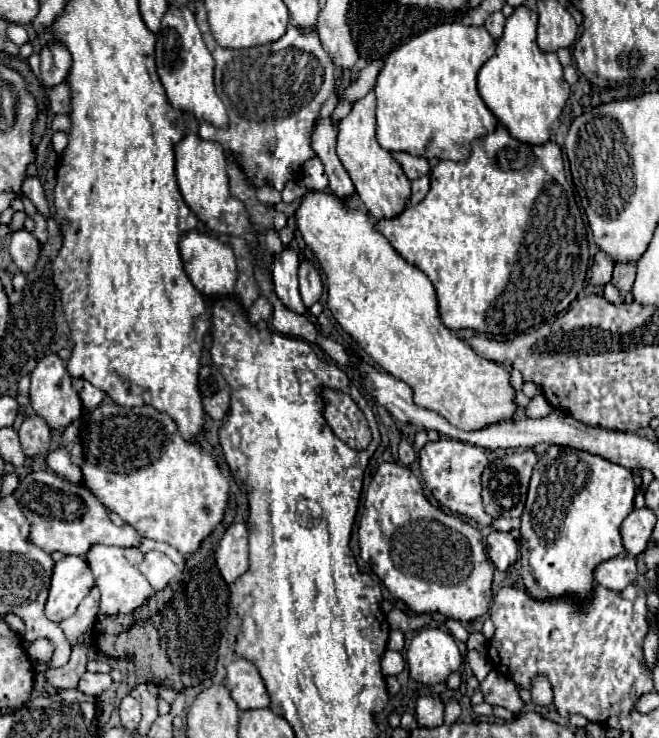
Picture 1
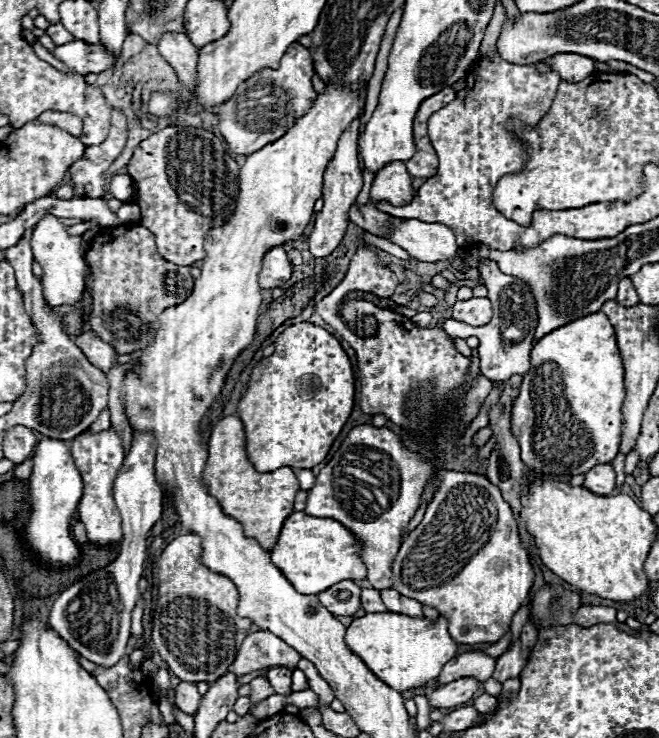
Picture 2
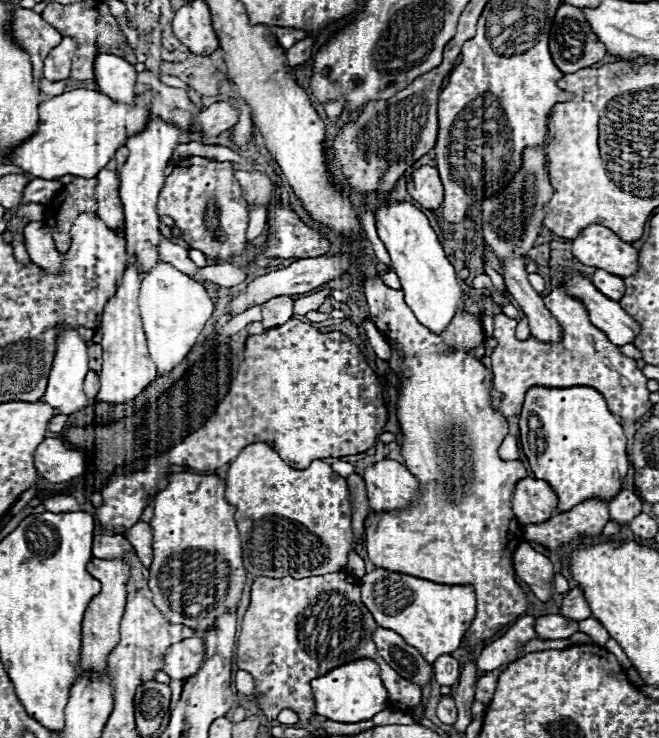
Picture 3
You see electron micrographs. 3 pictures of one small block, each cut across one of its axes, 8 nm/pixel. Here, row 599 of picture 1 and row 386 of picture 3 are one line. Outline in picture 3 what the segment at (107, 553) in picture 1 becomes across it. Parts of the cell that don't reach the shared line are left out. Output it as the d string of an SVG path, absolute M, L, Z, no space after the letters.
M136 264L126 268L122 286L116 290L114 298L108 300L104 314L102 314L102 348L104 348L104 362L102 362L102 372L100 372L100 392L96 396L98 402L108 402L112 406L126 404L134 400L138 394L144 392L144 388L150 386L150 382L156 380L156 366L148 354L146 348L146 336L142 330L142 318L140 318L140 308L138 308L138 294L140 294L140 272Z

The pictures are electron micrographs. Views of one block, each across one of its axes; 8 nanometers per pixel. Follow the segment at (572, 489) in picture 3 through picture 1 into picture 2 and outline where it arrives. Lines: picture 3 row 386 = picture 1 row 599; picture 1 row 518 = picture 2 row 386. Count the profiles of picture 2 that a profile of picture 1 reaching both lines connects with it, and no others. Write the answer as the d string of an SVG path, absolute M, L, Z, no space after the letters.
M596 312L596 314L588 314L584 318L578 318L576 322L570 322L568 326L562 326L560 330L552 330L552 334L546 334L544 338L540 338L530 354L530 370L524 374L522 386L520 386L520 394L512 404L512 414L510 414L510 432L516 436L520 450L522 450L522 462L528 468L528 472L534 478L540 480L548 480L548 478L558 478L558 476L578 476L588 472L592 466L598 464L608 464L616 458L618 454L618 442L620 442L620 434L622 434L622 402L624 402L624 366L622 366L622 358L616 346L616 336L614 336L614 328L608 322L608 318L604 318L604 314Z

